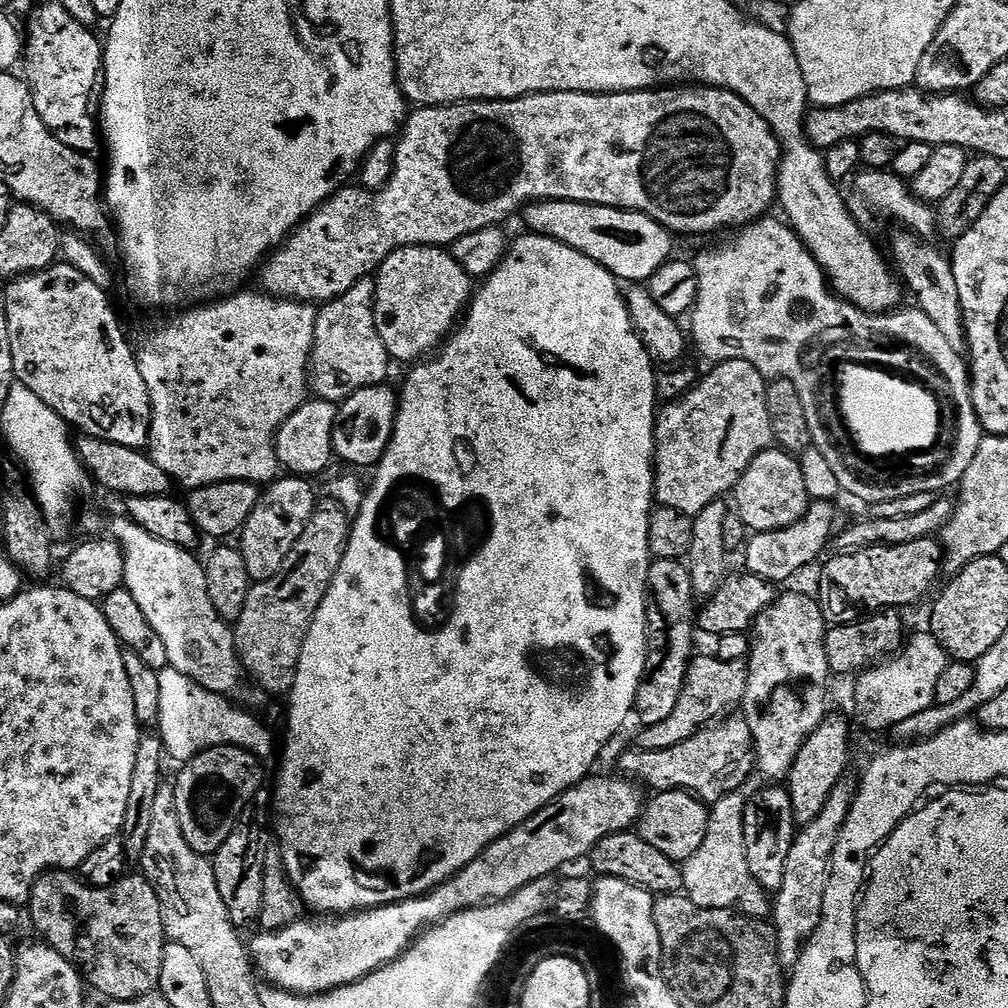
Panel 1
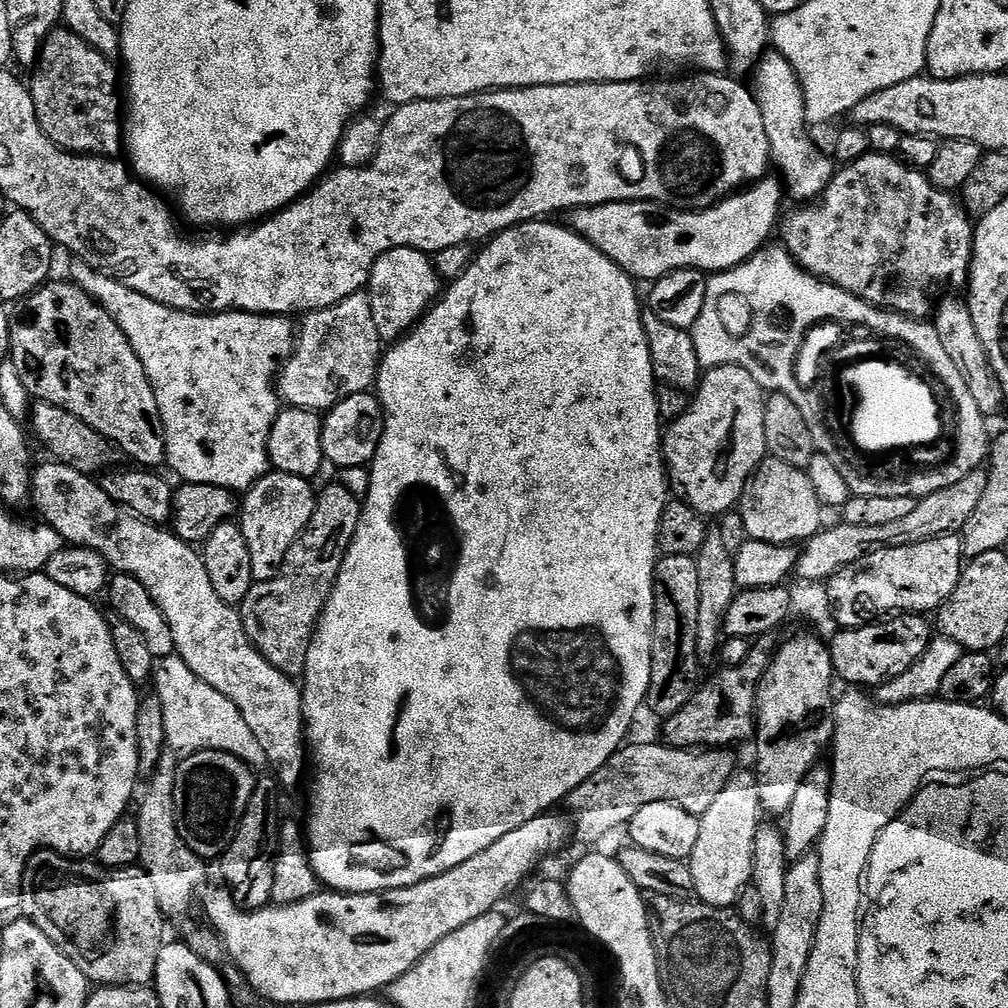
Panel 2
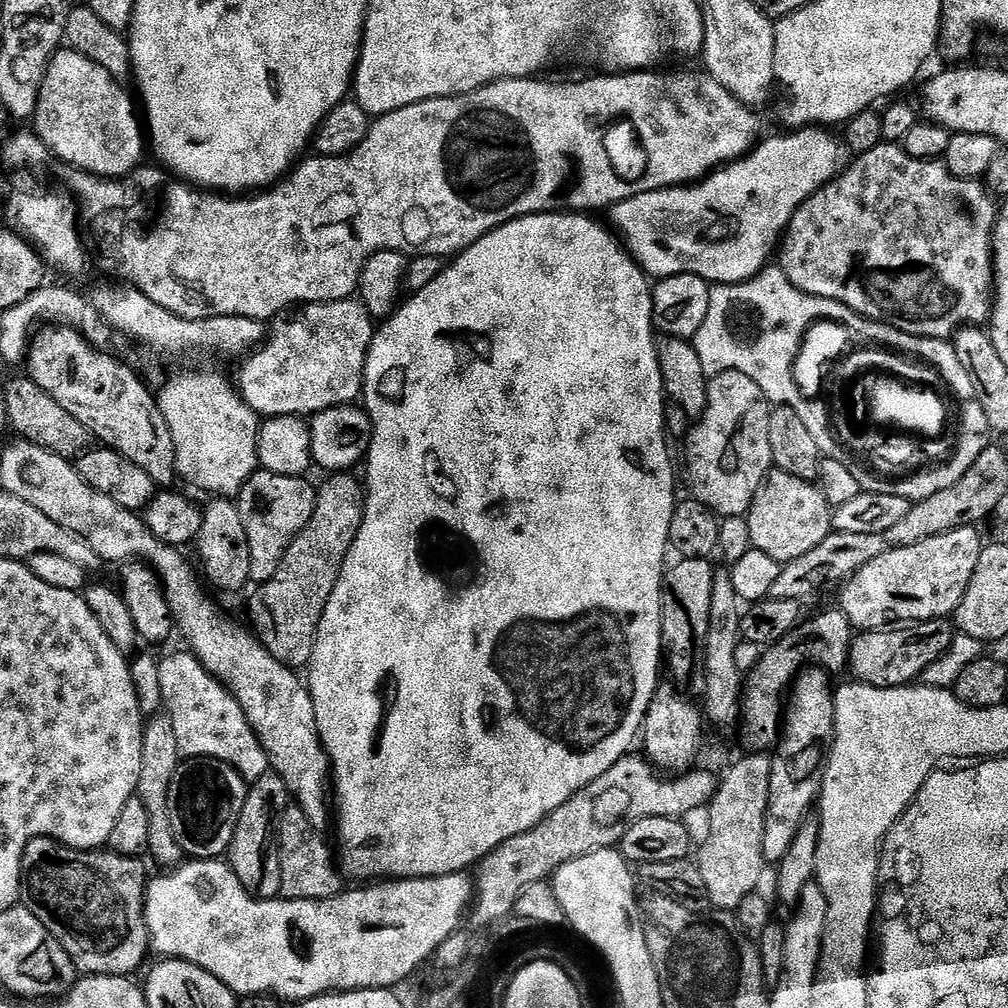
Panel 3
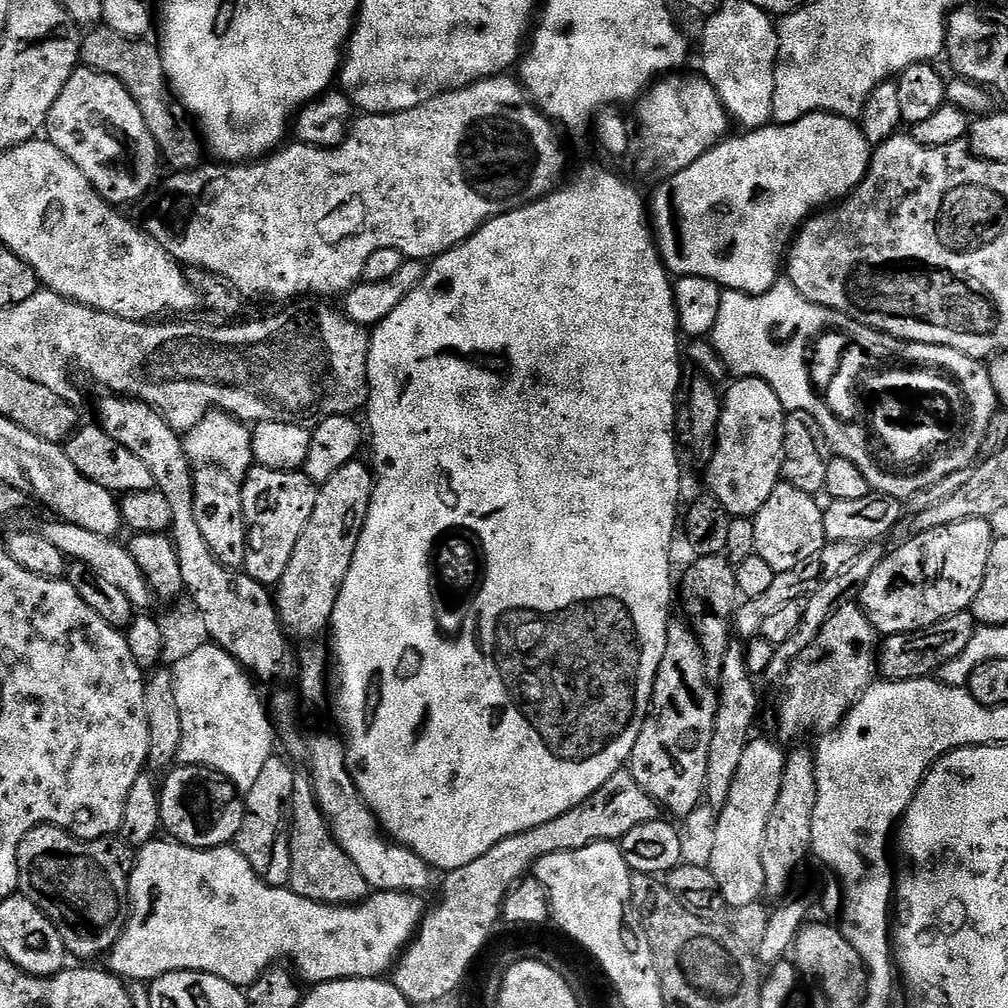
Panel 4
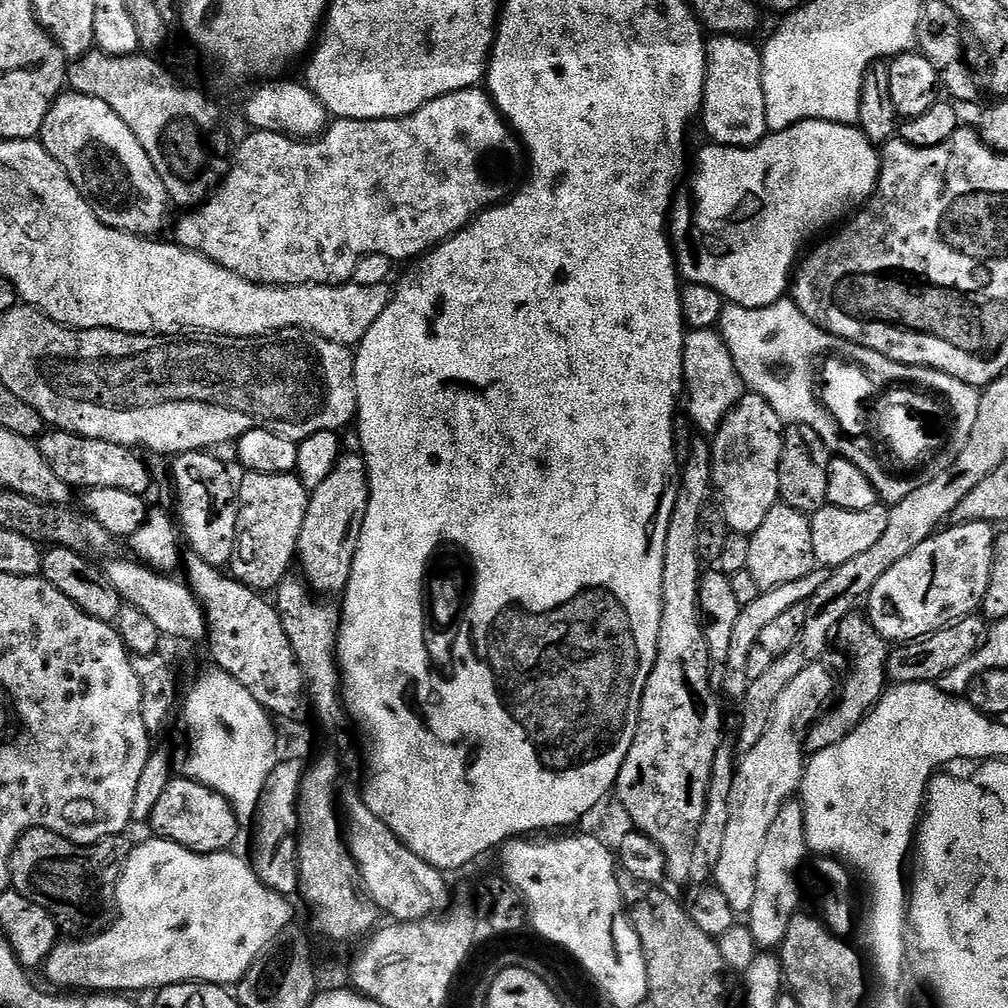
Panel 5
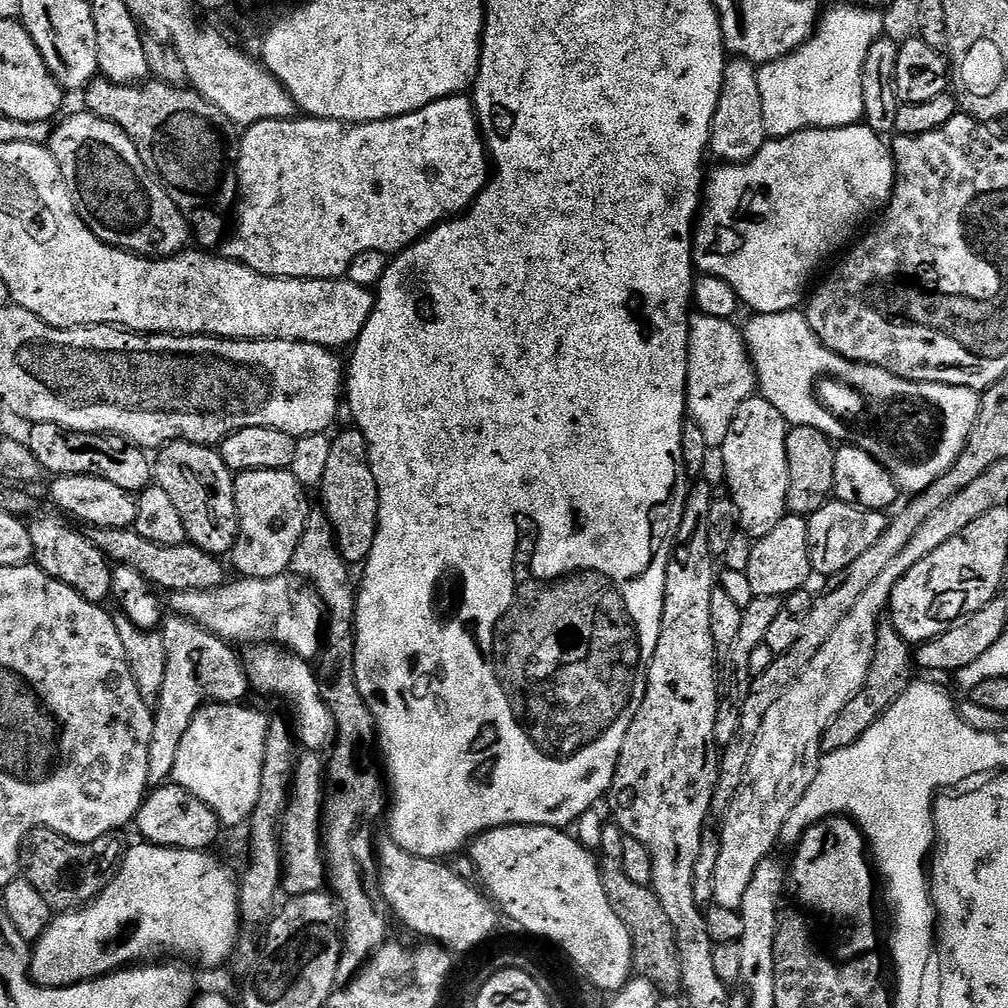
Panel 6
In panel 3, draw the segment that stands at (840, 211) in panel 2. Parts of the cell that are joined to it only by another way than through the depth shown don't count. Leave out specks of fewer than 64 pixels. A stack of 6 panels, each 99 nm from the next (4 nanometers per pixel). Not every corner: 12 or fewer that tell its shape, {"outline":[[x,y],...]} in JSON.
{"outline":[[857,155],[778,266],[914,336],[989,323],[997,201]]}

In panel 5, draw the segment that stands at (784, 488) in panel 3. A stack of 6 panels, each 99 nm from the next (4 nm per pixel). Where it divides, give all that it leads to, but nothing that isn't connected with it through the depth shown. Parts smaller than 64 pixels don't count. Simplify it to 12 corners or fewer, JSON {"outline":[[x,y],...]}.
{"outline":[[777,502],[748,541],[761,590],[817,567],[812,522]]}

